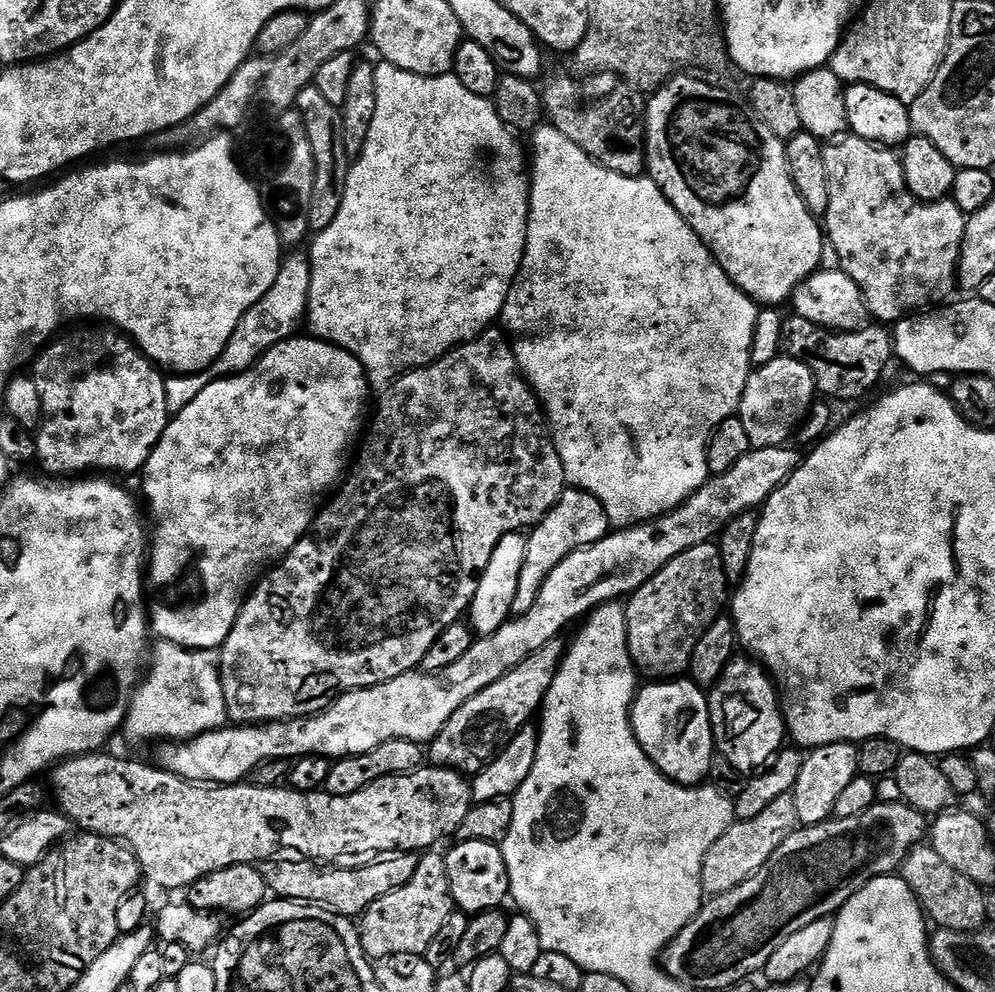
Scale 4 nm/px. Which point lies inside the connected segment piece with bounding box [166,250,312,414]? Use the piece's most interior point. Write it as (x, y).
(274, 318)

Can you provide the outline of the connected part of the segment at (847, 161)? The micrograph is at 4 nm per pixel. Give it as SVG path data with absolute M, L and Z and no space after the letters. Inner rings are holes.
M845 134L831 142L824 144L824 157L826 158L826 182L830 186L830 206L822 217L823 227L826 229L826 240L831 248L838 250L840 259L839 271L844 272L862 290L864 301L868 306L869 317L873 321L879 322L884 326L895 325L897 320L903 320L905 316L919 313L921 310L931 309L941 302L947 301L952 292L952 287L957 287L958 281L956 271L960 265L960 251L962 250L962 238L966 230L966 213L952 201L936 200L933 204L925 204L906 186L904 177L904 162L899 155L896 156L891 147L872 144L869 140L863 140L851 134Z

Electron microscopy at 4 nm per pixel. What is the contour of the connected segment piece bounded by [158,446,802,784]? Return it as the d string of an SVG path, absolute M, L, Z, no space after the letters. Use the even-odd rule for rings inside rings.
M792 446L753 448L746 454L746 458L742 458L742 462L738 462L738 466L730 466L730 470L726 470L726 474L721 476L712 476L707 484L703 484L686 503L679 504L673 512L668 512L665 516L657 516L654 520L646 520L643 524L633 524L630 528L609 531L608 535L603 536L598 542L558 562L558 566L554 566L546 582L542 582L542 590L538 590L538 598L534 598L534 606L530 606L526 614L509 618L503 626L494 630L494 634L479 637L470 646L470 650L466 650L466 654L462 654L462 658L458 658L454 666L446 666L446 670L441 672L413 670L373 688L354 688L339 696L324 711L317 712L314 716L301 716L299 720L273 720L270 724L255 726L225 726L217 728L215 732L204 732L200 736L195 736L193 740L161 743L159 767L167 772L173 772L183 780L193 780L195 784L238 784L247 781L252 771L268 760L292 762L297 758L318 756L329 758L357 756L366 754L382 746L382 742L390 742L394 738L406 738L419 745L430 742L439 734L442 726L450 722L450 717L454 715L454 710L458 710L458 706L470 702L474 694L498 682L502 674L514 670L514 666L530 658L534 650L546 646L546 642L557 639L563 628L583 621L588 613L599 608L601 604L610 604L631 596L643 584L650 582L650 578L654 578L654 574L658 574L658 570L662 570L666 562L670 562L688 548L715 541L720 531L731 520L738 518L738 514L759 509L767 504L768 499L791 478L794 470L800 467L801 463L801 453L796 453Z

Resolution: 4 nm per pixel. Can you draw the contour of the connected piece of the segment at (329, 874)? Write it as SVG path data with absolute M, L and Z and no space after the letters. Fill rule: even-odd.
M397 852L391 858L380 858L377 864L364 862L361 868L340 868L344 866L314 866L313 861L307 858L273 858L265 860L259 865L259 870L264 875L264 881L268 883L269 893L281 900L294 900L306 904L323 906L331 911L337 912L340 916L349 918L359 917L378 898L406 886L410 878L414 878L414 870L418 870L420 856L414 852Z

